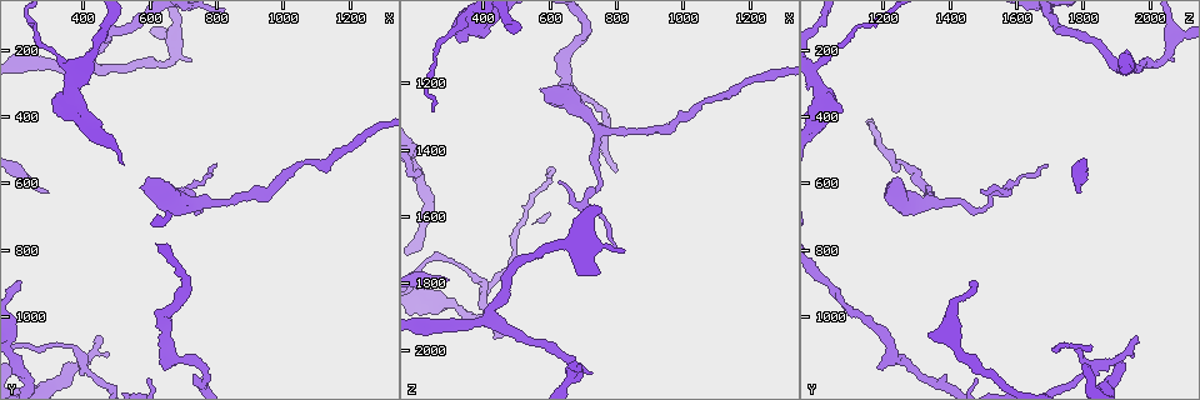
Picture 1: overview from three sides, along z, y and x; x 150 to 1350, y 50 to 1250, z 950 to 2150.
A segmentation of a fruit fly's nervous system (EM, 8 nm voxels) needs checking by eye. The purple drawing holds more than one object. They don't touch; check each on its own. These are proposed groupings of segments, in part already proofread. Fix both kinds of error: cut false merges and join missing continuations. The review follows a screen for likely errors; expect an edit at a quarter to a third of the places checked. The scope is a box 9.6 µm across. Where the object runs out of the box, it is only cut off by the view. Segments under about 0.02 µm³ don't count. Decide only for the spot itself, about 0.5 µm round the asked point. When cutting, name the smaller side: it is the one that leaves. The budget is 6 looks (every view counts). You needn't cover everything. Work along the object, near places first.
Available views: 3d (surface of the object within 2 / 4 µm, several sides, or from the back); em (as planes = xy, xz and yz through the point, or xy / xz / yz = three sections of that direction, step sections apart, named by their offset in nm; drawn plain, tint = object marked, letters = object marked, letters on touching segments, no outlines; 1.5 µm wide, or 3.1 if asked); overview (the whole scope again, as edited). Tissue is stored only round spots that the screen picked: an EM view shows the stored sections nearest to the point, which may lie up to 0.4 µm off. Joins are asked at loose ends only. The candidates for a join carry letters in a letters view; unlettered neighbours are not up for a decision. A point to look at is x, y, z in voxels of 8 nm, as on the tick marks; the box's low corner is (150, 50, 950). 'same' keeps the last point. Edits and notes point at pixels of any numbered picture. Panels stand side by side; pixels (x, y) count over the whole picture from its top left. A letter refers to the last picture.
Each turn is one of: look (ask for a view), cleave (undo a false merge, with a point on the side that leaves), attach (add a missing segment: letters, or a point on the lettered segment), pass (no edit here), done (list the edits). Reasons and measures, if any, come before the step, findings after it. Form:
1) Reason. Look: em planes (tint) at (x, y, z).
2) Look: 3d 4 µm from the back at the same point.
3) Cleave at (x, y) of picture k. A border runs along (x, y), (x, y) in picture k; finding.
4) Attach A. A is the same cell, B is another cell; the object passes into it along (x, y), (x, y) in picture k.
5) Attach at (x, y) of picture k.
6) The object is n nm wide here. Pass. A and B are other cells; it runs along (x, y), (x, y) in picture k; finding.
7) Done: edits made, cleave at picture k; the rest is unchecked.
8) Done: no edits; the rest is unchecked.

Small branch off a trunk. Look: 3d 2 µm at (750, 660, 1340).

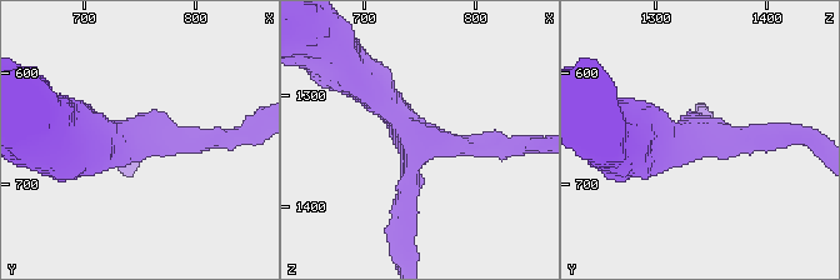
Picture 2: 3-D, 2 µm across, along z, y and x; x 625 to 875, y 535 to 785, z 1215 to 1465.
3 arms meet here. Look: em planes (plain) at (748, 658, 1336).

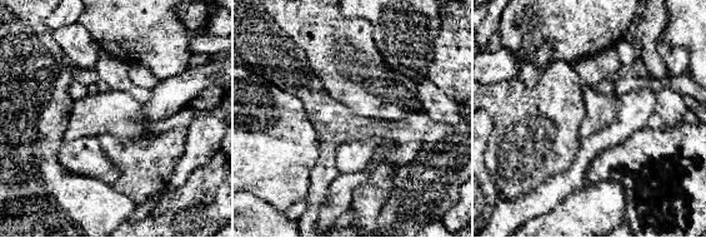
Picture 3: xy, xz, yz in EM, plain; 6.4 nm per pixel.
See the neighbours. Look: em planes (letters) at the same point.

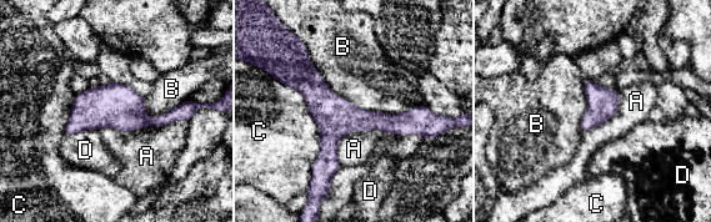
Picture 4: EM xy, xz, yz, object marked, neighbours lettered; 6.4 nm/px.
The longest contact is with B, 950 nm. Pass. A, B, C and D are other cells; continuous, no second cell.

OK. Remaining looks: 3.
Three arms meet. Look: 3d 2 µm at (670, 170, 2060).

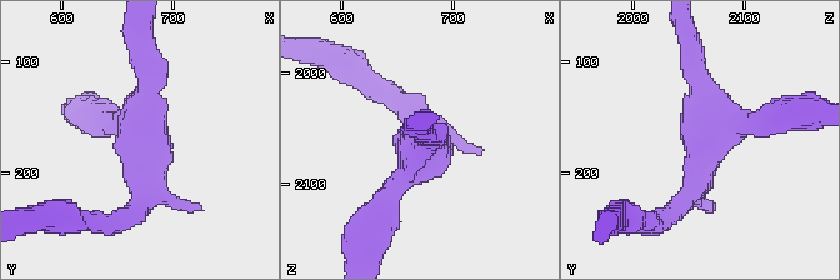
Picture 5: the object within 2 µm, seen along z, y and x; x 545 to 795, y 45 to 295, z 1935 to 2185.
3 arms meet here; the arms are 170, 190, 240 nm wide; shape alone is not enough. Look: em planes (letters) at (676, 168, 2062).

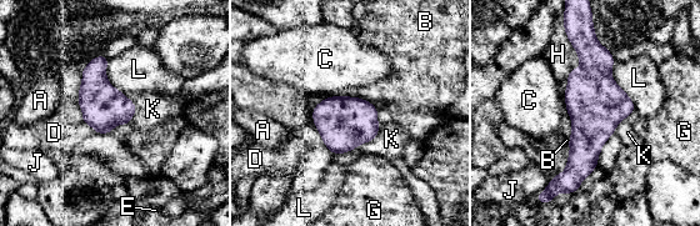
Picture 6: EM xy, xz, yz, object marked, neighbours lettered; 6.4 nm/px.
The longest contact is with L, 340 nm. Pass. A, B, C, D, E, G, H, J, K and L are other cells; continuous, no second cell.

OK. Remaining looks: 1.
Done: no edits; the rest is unchecked.

